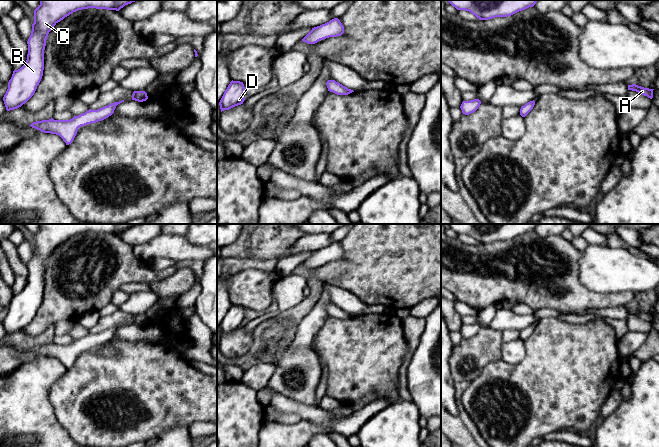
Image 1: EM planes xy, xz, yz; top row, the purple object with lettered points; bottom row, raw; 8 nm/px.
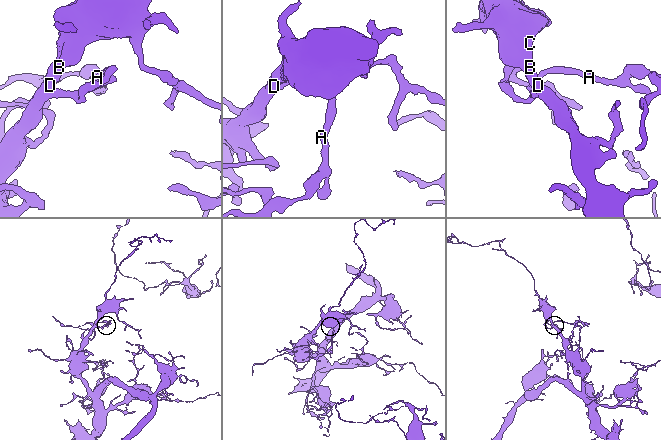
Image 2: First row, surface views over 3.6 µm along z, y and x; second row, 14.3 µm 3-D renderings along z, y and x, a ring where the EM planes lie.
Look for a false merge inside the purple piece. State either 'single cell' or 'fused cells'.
fused cells

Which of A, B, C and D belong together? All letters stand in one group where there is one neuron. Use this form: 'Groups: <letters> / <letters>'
Groups: A / B C D

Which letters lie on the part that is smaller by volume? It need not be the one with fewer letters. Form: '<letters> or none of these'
A

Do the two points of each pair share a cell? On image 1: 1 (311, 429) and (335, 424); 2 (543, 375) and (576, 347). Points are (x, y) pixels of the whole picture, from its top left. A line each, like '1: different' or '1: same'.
1: different
2: same

